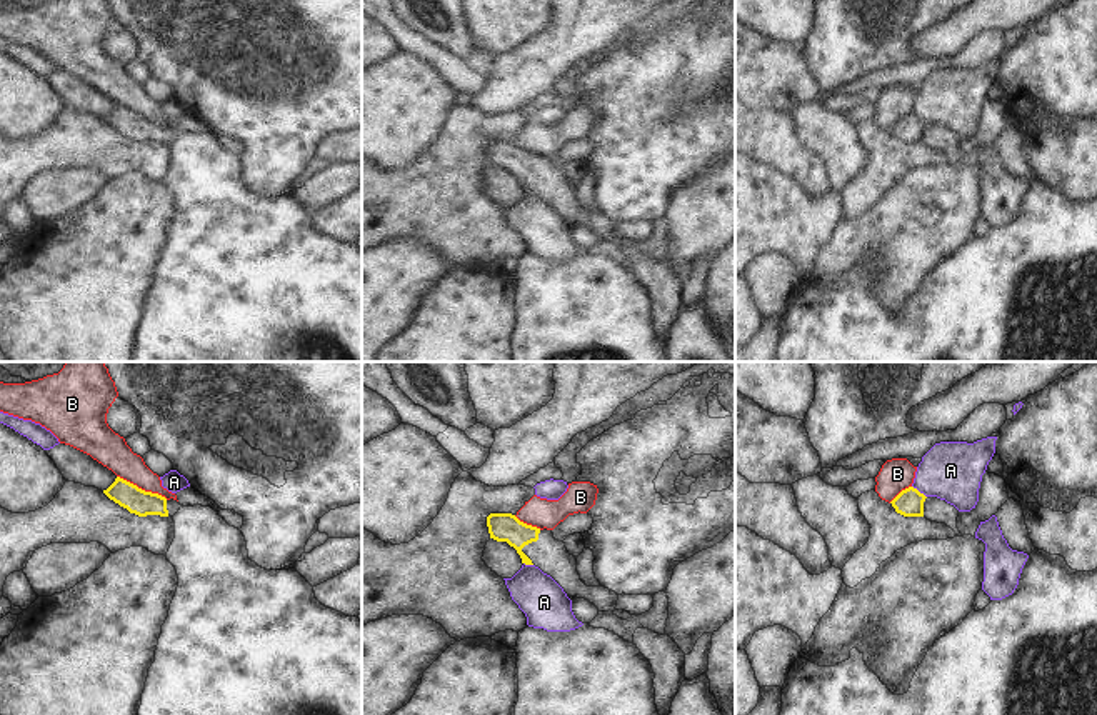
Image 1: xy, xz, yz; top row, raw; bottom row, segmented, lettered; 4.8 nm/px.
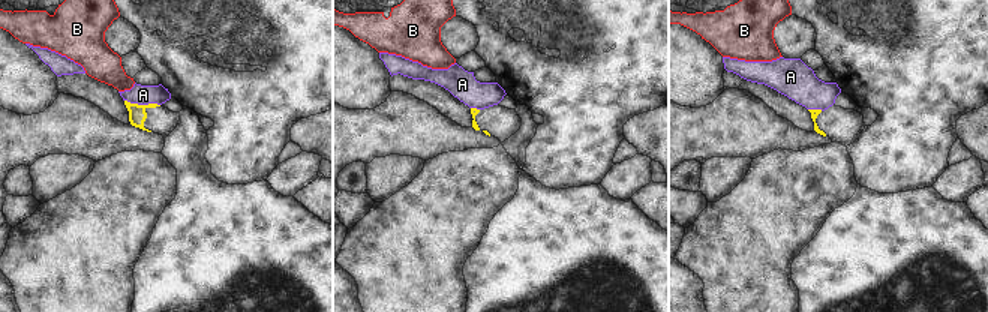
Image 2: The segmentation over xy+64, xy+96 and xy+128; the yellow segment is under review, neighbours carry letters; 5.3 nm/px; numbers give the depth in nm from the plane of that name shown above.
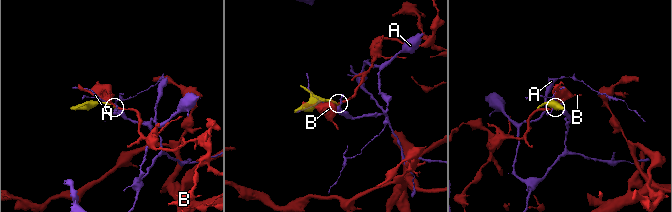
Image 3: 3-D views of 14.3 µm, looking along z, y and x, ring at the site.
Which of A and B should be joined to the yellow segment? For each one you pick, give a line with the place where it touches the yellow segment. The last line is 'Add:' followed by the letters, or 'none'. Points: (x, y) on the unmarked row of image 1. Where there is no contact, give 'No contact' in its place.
Add: none.

